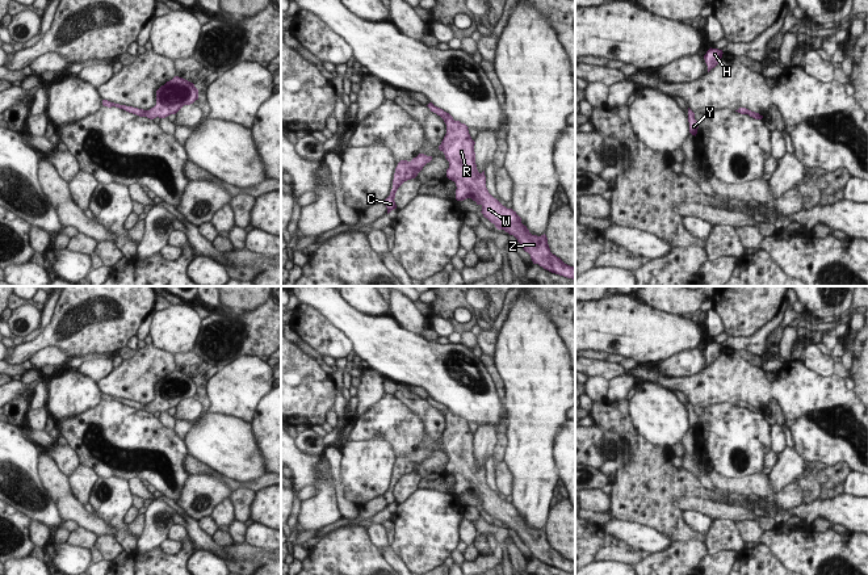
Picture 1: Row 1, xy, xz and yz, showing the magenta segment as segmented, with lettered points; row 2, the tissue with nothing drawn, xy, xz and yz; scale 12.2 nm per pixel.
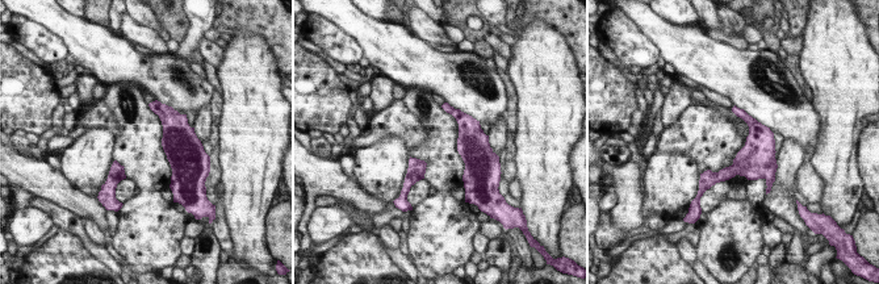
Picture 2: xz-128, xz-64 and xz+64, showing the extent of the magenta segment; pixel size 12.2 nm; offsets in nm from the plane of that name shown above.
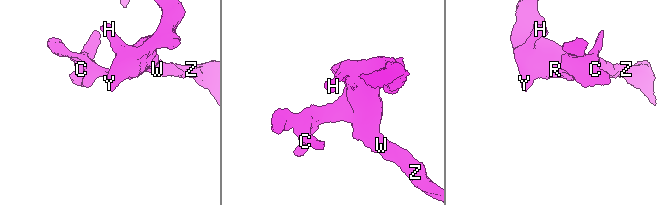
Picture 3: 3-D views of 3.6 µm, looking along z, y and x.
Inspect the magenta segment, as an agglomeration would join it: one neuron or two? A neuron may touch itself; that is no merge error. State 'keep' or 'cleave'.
keep

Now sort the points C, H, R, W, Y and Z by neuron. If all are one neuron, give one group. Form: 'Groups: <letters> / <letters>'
Groups: C H R W Y Z

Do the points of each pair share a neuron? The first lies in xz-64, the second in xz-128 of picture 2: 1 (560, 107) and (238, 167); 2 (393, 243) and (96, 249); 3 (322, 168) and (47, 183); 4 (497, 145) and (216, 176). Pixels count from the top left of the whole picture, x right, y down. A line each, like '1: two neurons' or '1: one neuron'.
1: one neuron
2: two neurons
3: one neuron
4: two neurons

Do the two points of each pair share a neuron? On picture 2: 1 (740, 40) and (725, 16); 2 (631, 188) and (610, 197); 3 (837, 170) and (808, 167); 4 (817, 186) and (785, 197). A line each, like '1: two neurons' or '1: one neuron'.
1: one neuron
2: two neurons
3: two neurons
4: two neurons

